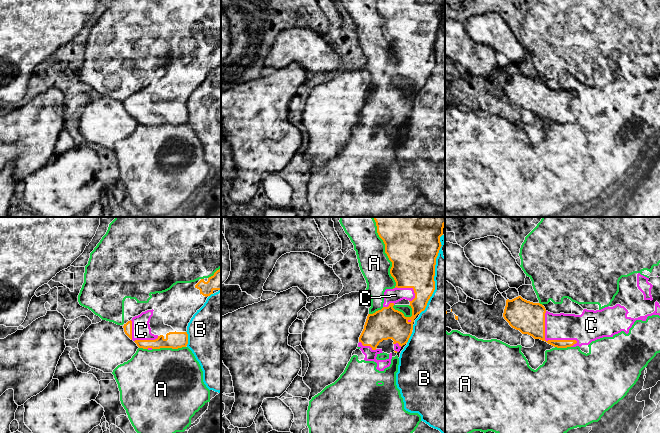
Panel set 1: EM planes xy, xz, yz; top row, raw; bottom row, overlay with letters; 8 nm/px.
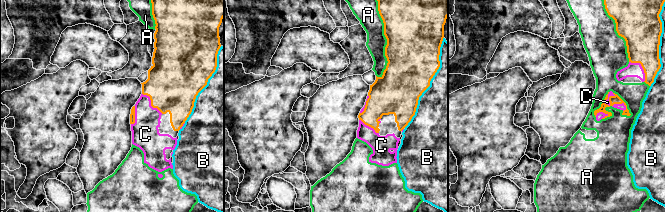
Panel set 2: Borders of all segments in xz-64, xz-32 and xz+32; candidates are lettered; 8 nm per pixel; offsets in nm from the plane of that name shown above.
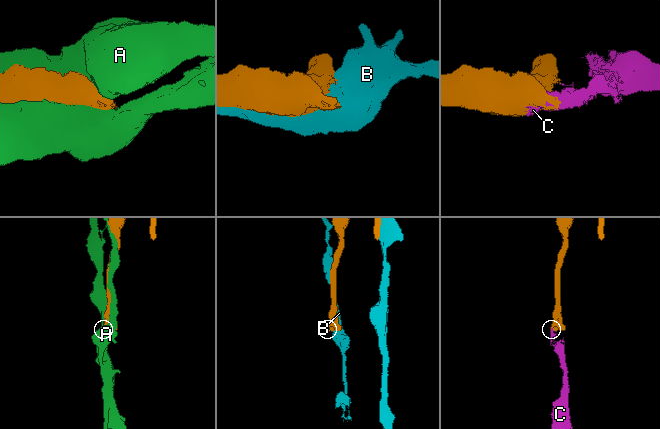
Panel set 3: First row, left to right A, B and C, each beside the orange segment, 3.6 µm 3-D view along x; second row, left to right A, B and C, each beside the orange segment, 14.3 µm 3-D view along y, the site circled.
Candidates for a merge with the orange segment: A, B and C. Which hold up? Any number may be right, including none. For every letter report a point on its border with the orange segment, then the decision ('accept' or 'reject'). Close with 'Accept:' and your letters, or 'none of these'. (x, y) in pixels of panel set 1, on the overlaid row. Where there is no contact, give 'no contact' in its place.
A: xz (385, 252) | reject
B: xz (434, 274) | reject
C: yz (548, 340) | accept
Accept: C

